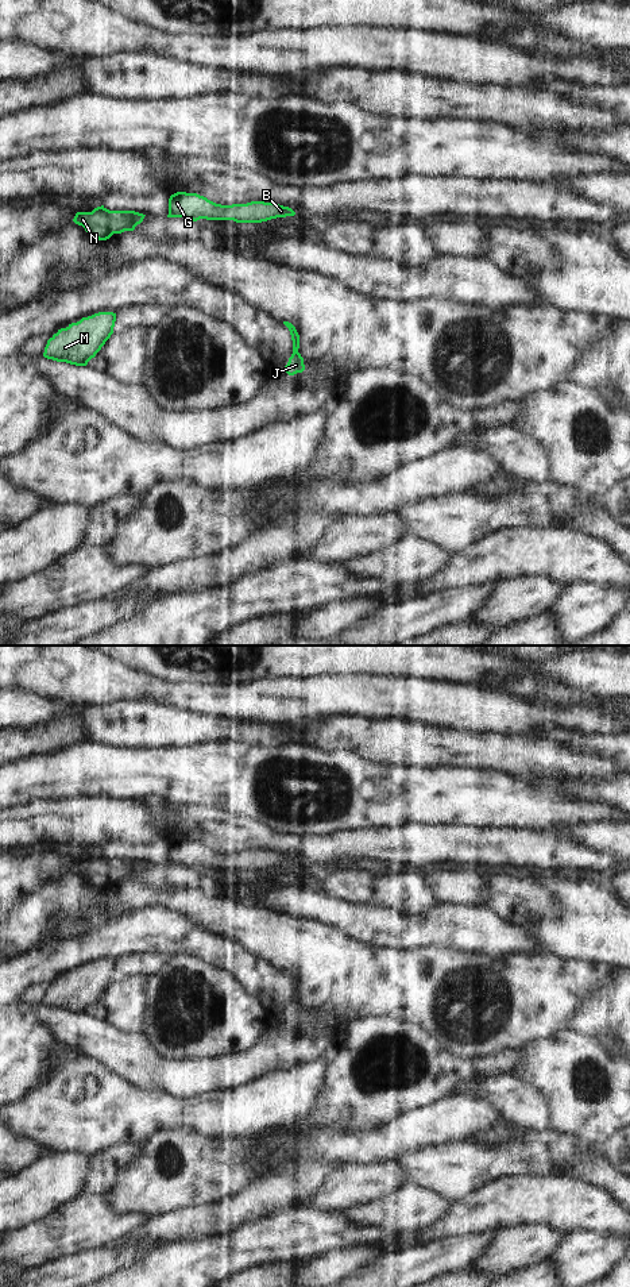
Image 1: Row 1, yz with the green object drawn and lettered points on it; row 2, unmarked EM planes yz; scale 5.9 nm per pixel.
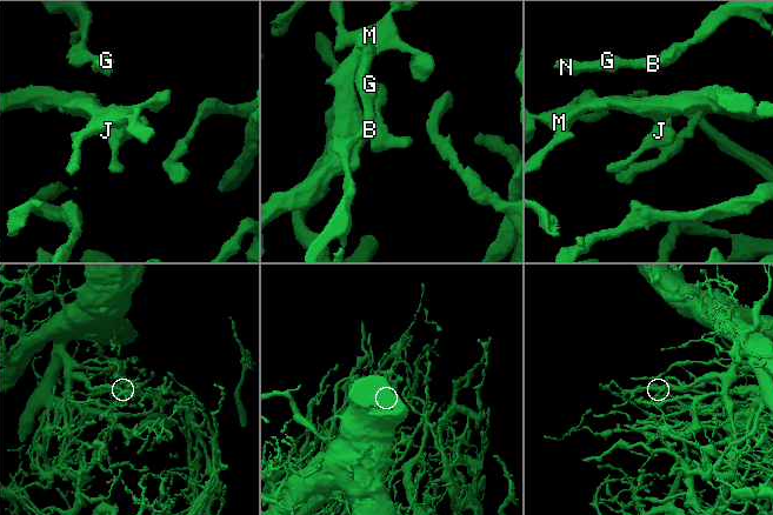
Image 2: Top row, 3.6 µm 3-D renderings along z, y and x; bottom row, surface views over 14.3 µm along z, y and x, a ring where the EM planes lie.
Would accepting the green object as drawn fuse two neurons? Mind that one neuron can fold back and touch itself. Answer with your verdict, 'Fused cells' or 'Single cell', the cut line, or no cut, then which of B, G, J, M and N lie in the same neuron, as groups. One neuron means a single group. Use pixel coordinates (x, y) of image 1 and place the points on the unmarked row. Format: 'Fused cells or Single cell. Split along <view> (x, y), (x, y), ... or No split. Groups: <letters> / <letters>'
Single cell. No split. Groups: B G J M N.

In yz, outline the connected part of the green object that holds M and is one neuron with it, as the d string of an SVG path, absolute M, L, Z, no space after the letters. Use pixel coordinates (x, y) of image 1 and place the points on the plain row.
M98 960L58 978L45 995L43 1005L57 1010L86 1014L113 982L116 962Z

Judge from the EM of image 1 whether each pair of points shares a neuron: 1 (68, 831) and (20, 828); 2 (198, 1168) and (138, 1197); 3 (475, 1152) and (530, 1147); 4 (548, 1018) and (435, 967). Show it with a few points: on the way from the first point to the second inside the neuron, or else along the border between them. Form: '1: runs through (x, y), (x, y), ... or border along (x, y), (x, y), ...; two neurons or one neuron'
1: runs through (55, 828), (33, 828); one neuron
2: runs through (184, 1174), (167, 1182), (153, 1185); one neuron
3: runs through (489, 1153), (517, 1153); one neuron
4: runs through (520, 994), (480, 964), (463, 966); one neuron

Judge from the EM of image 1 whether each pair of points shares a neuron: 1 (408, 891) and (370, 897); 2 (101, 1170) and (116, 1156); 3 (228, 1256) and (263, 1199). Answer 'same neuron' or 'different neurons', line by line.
1: different neurons
2: same neuron
3: different neurons

